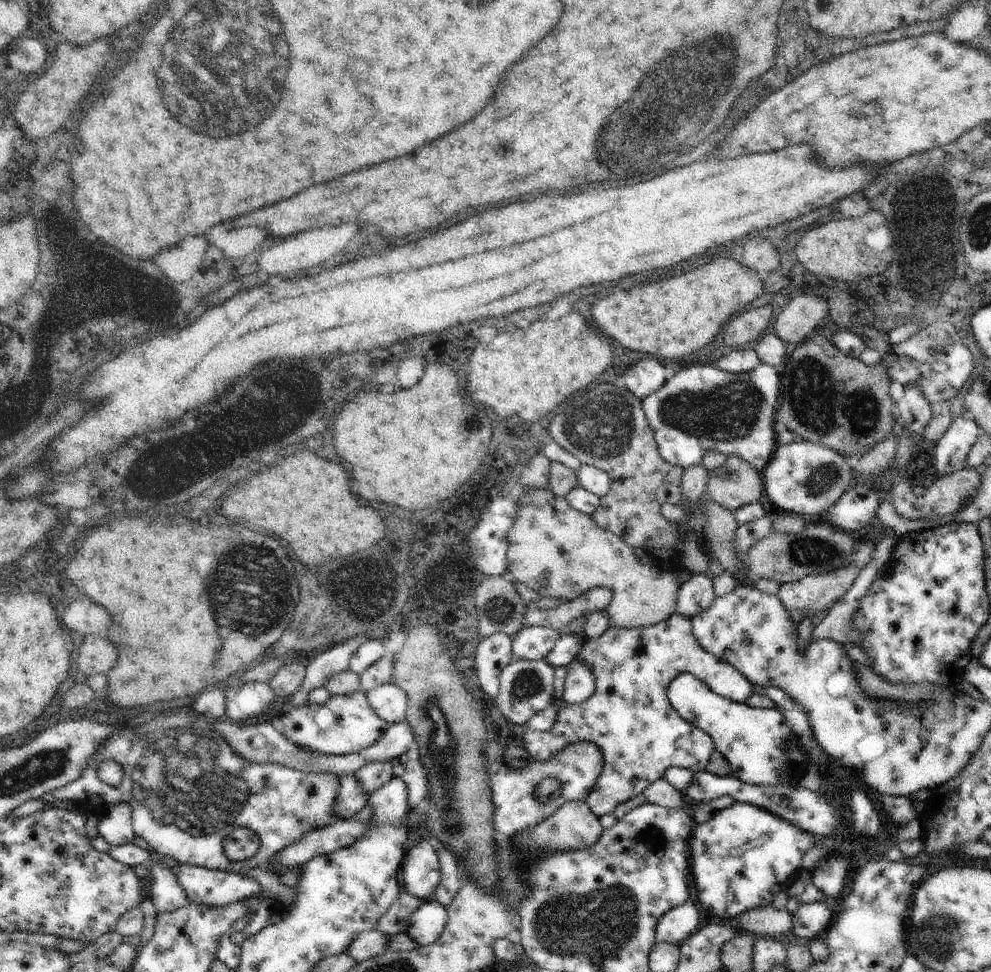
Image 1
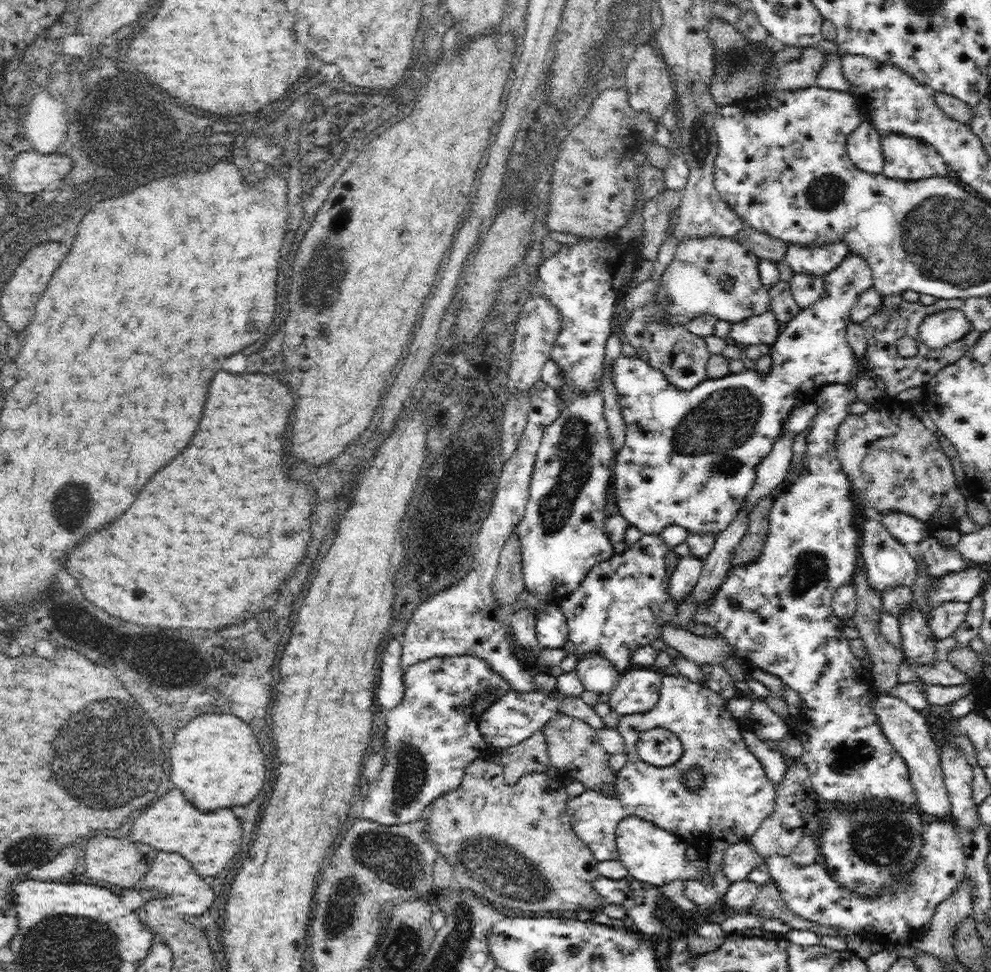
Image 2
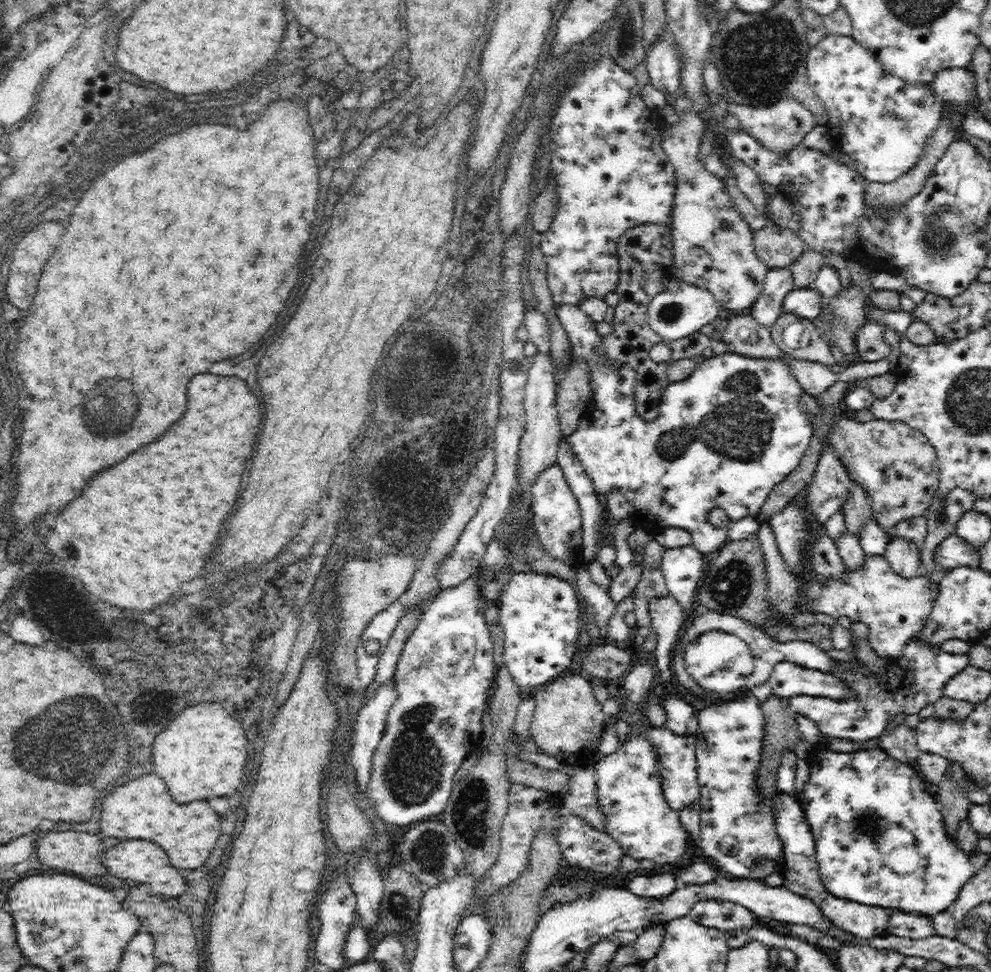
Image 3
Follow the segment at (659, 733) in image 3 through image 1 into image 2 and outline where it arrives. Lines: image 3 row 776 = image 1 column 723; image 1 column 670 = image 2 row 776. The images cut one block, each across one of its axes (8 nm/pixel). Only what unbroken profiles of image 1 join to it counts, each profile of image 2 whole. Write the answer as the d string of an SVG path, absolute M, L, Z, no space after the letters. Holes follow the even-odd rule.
M664 674L662 676L660 702L656 704L656 708L646 712L646 714L622 716L622 720L618 722L618 730L620 730L620 734L626 742L624 750L628 752L628 764L616 774L616 782L614 782L616 792L614 794L602 794L598 790L586 790L584 794L570 798L568 814L570 814L570 822L572 822L574 832L594 852L598 862L614 862L614 860L618 860L618 842L616 842L618 824L622 820L630 820L630 818L644 818L648 822L654 822L662 830L668 830L674 836L678 836L680 840L688 842L688 846L690 844L698 846L702 850L702 856L708 858L706 864L708 864L712 878L710 880L706 880L706 878L686 880L684 882L686 898L692 900L696 904L696 908L710 908L710 906L718 904L720 900L724 900L724 896L726 896L726 892L732 884L724 876L724 870L722 870L722 860L720 860L722 852L732 844L748 842L754 836L754 832L762 826L762 822L774 814L776 798L778 798L778 790L770 782L762 762L748 750L748 746L742 738L740 722L732 716L728 702L720 694L710 690L706 684L690 682L684 674L680 674L680 676L666 676ZM652 728L666 728L680 738L680 742L684 746L684 754L676 764L664 766L664 768L644 764L644 760L640 758L640 754L636 750L636 742L638 742L642 732L652 730ZM692 768L700 768L700 772L704 776L700 790L690 790L684 784L684 774Z

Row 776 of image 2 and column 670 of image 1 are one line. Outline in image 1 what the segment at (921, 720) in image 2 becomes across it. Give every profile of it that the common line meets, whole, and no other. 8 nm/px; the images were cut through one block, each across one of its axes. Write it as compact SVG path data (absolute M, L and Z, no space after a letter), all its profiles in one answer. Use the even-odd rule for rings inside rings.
M689 898L689 900L685 900L685 904L663 914L655 928L655 944L665 942L665 944L681 946L699 928L697 926L697 922L699 922L697 910L699 908Z

